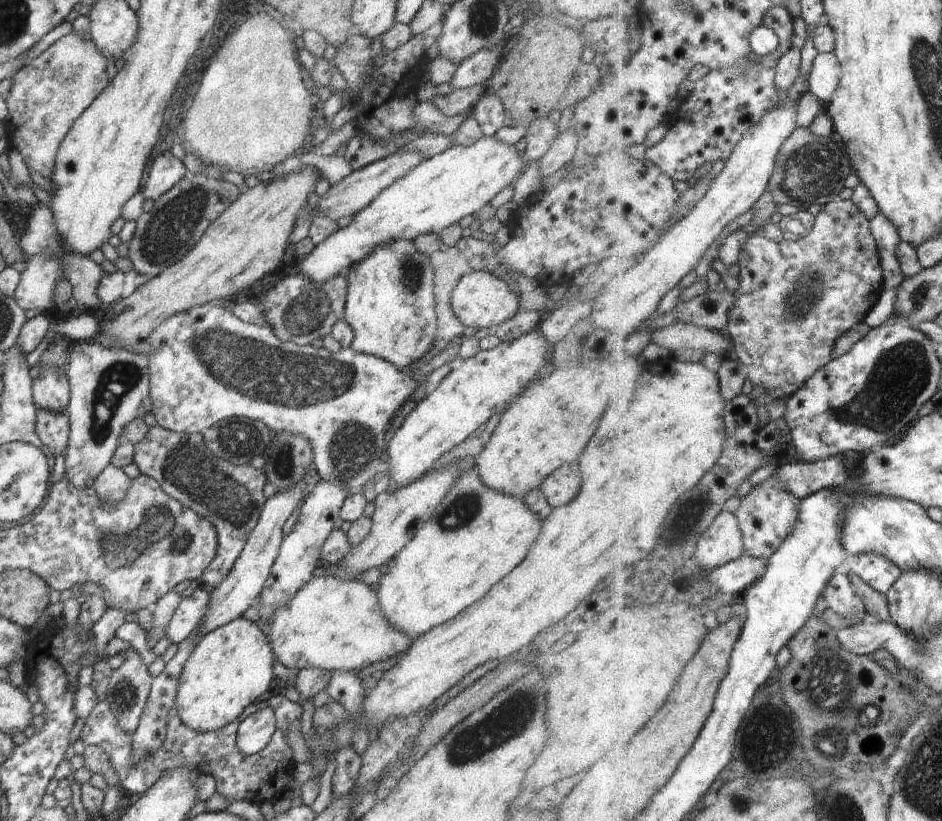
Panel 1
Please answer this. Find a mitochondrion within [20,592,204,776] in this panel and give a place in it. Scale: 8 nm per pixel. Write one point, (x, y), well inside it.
(123, 691)

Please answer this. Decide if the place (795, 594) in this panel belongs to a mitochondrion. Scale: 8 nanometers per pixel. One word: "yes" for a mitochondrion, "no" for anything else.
no

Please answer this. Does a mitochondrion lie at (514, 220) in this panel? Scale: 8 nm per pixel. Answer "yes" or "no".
no

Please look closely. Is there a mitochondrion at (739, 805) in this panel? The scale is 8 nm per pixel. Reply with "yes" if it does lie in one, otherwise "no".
yes

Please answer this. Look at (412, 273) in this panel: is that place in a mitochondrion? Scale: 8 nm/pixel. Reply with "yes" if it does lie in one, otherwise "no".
yes

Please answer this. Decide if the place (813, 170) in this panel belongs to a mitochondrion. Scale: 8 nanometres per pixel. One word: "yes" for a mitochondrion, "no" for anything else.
yes

